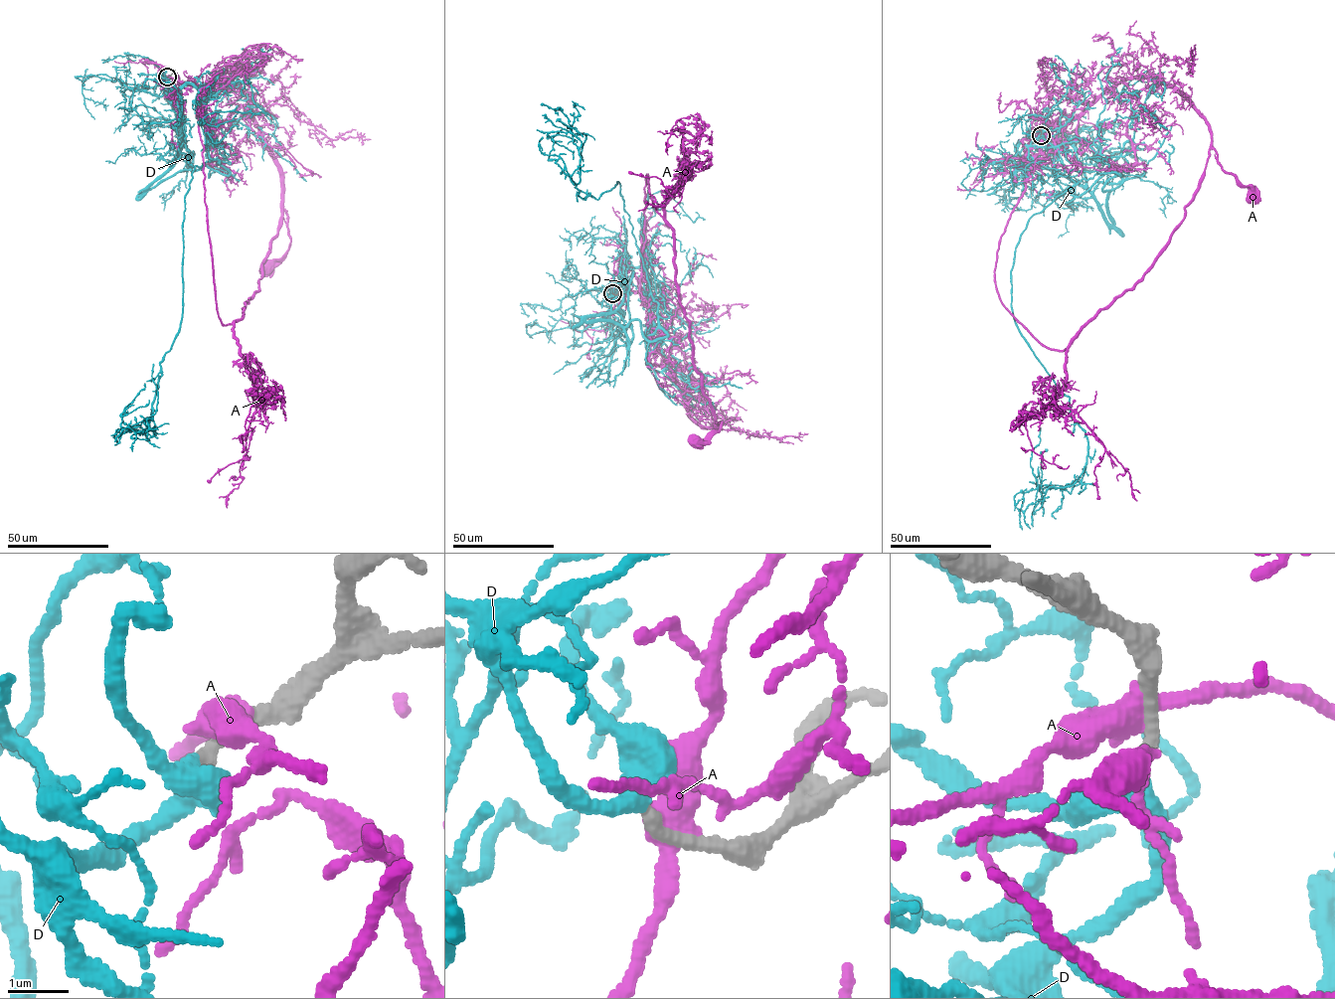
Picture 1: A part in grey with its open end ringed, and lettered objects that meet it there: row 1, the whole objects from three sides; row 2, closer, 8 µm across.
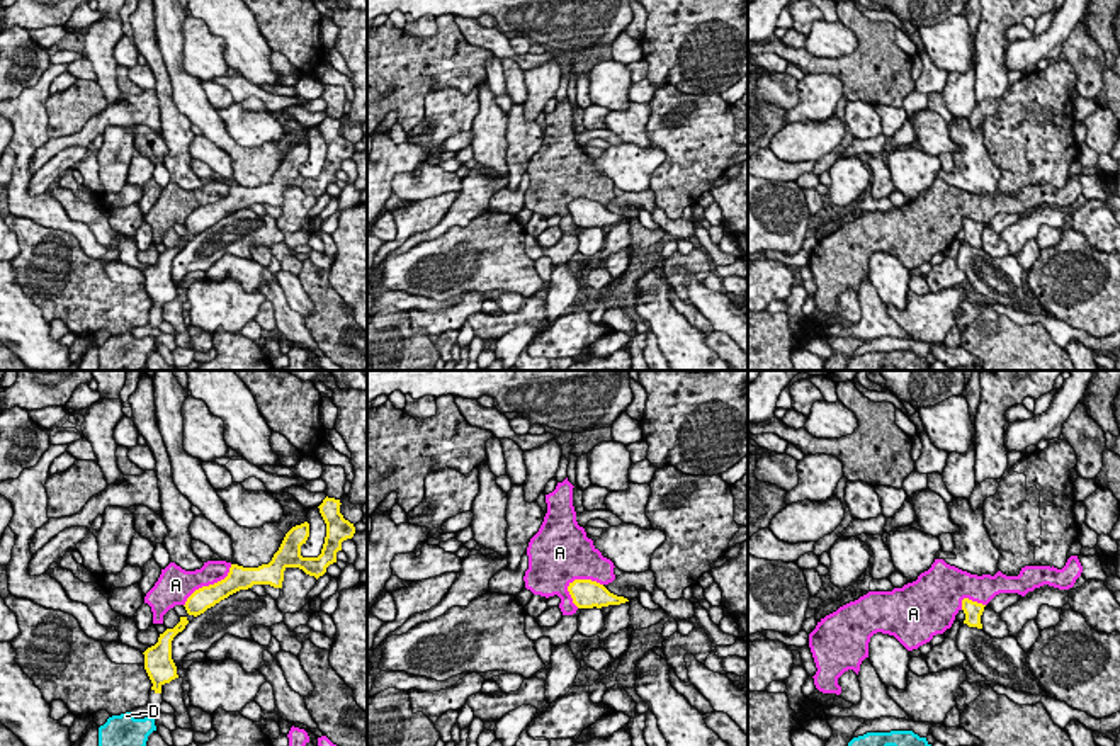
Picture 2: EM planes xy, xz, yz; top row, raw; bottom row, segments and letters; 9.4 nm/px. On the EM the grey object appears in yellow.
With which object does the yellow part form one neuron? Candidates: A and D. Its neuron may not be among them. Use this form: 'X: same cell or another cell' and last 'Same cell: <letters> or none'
A: another cell
D: same cell
Same cell: D

